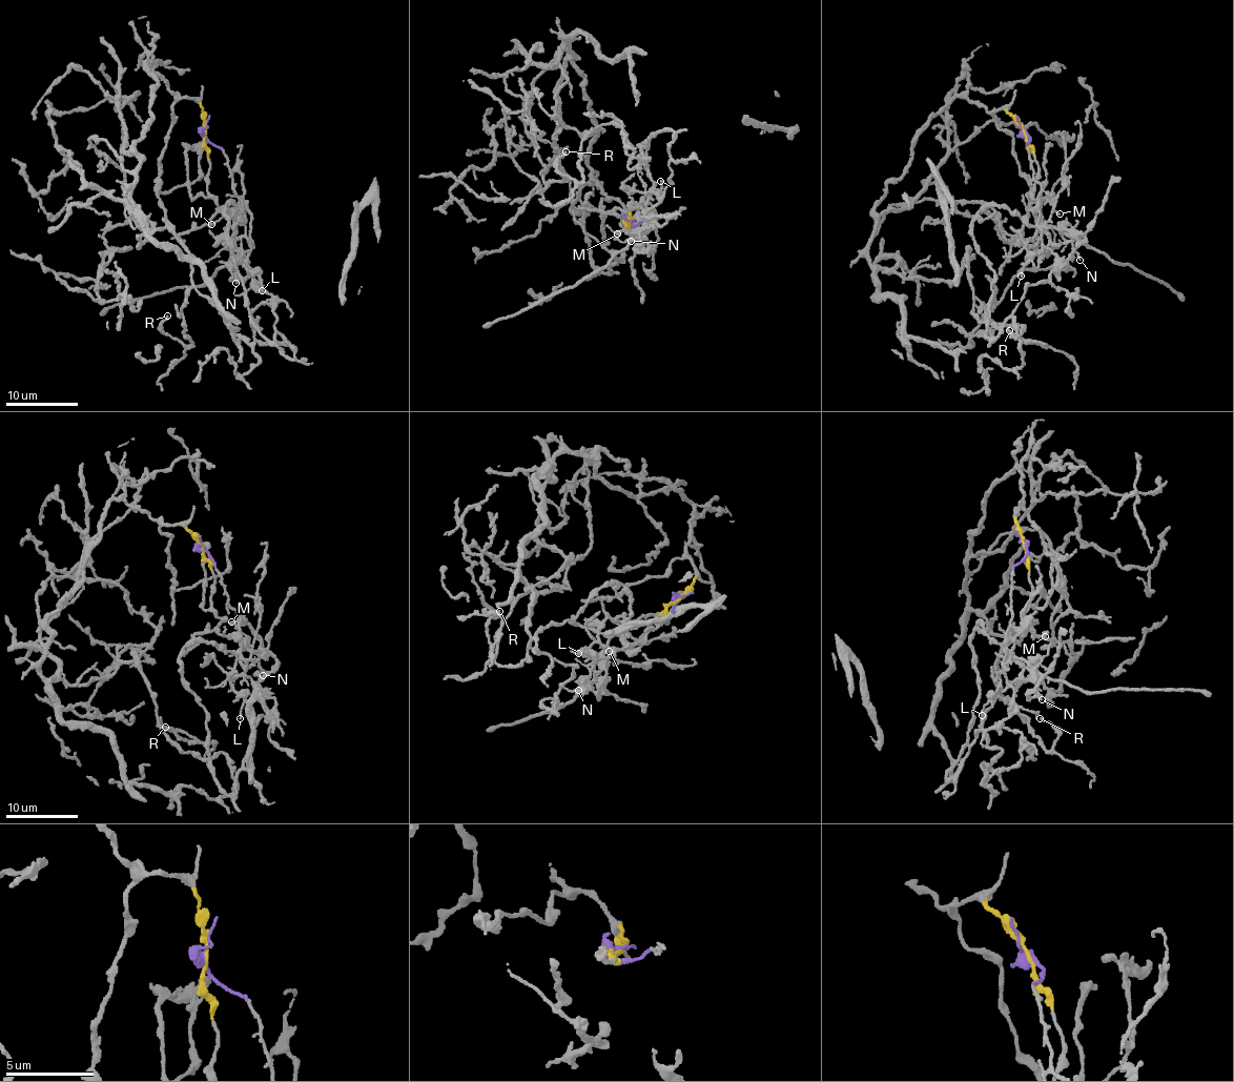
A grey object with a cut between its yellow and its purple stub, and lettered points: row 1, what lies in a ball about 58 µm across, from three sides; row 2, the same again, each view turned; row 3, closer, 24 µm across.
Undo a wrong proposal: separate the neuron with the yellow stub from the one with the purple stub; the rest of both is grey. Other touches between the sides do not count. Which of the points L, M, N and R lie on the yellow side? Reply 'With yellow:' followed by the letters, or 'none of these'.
With yellow: R

